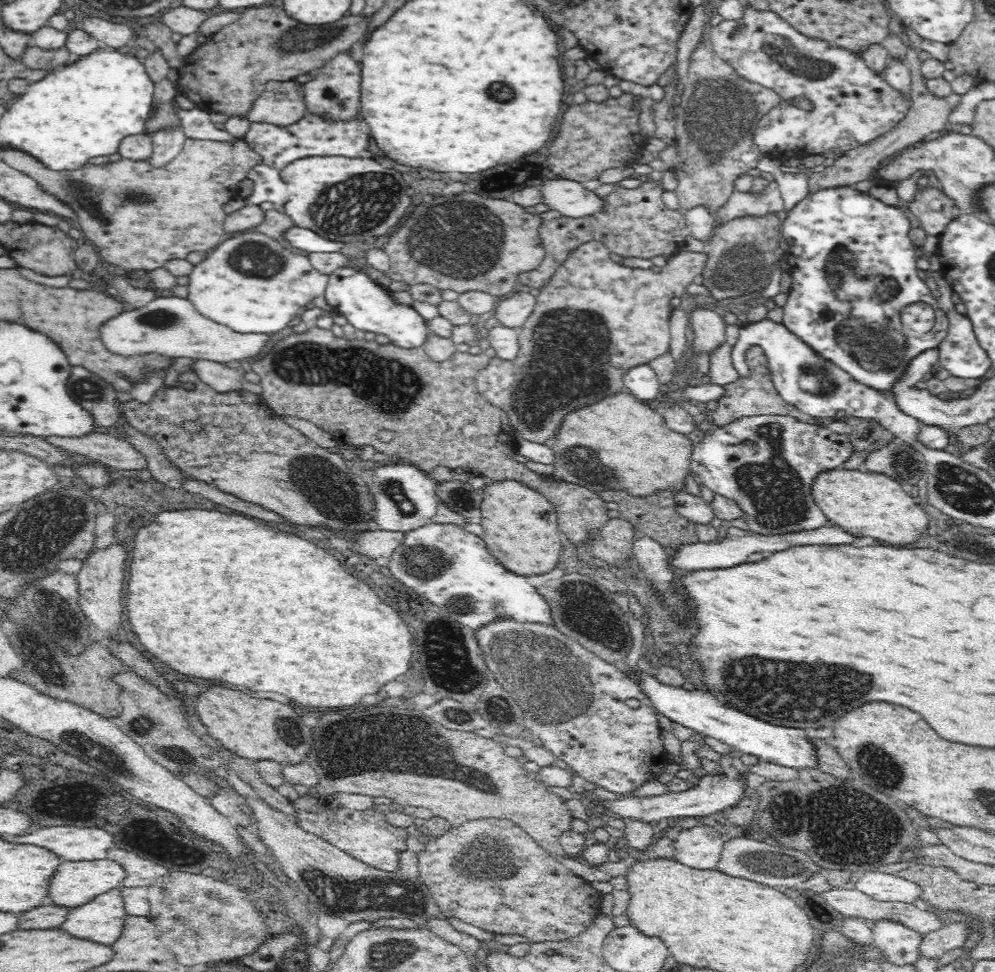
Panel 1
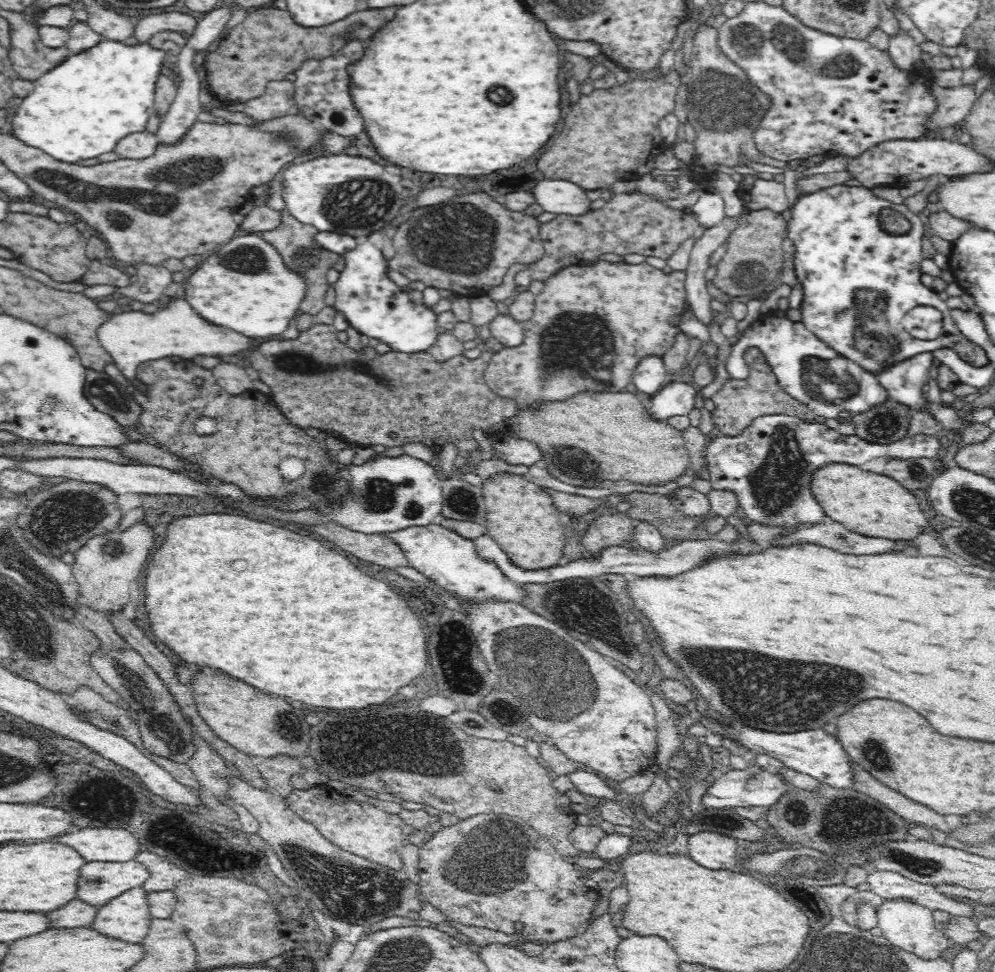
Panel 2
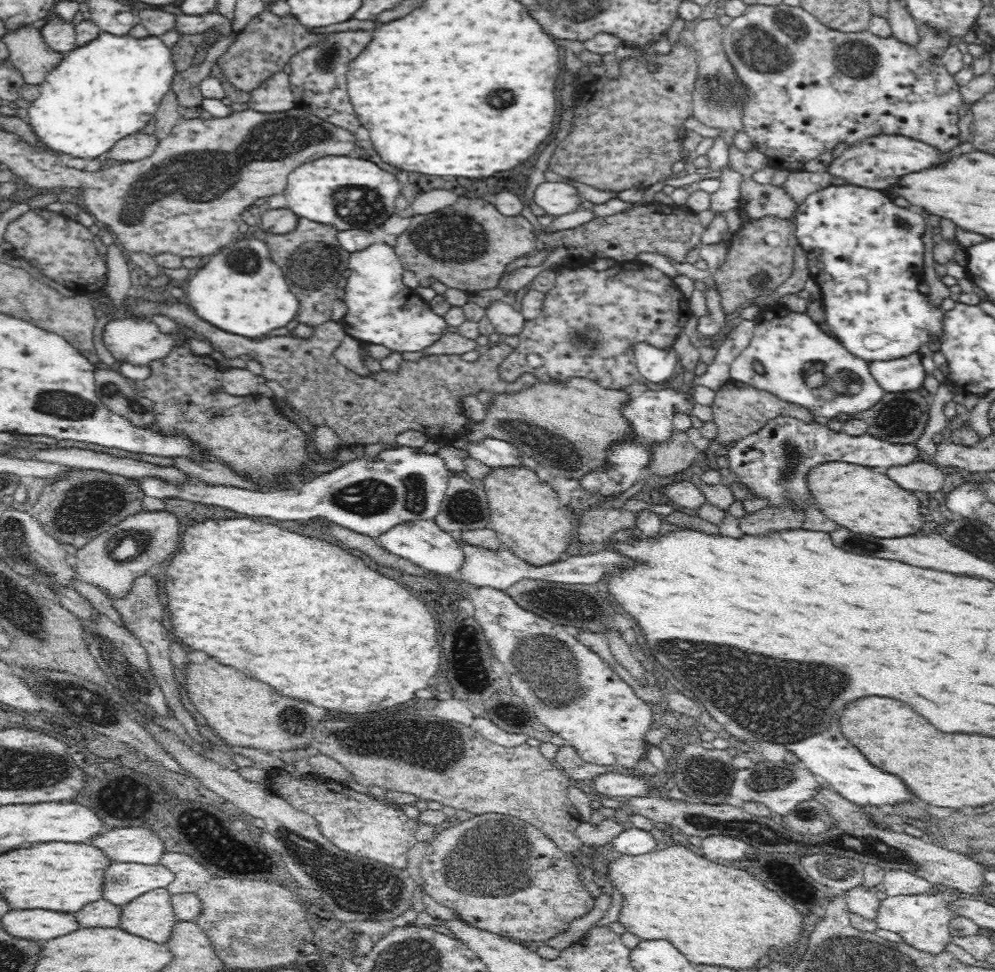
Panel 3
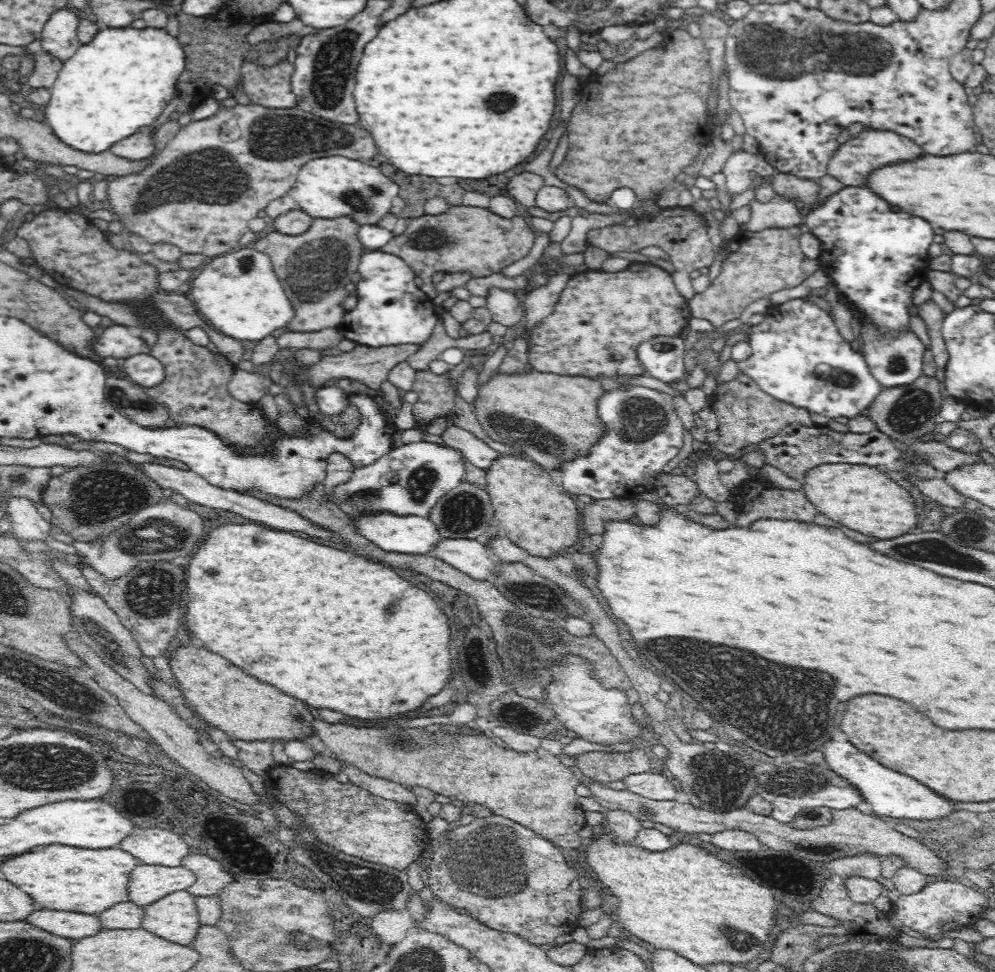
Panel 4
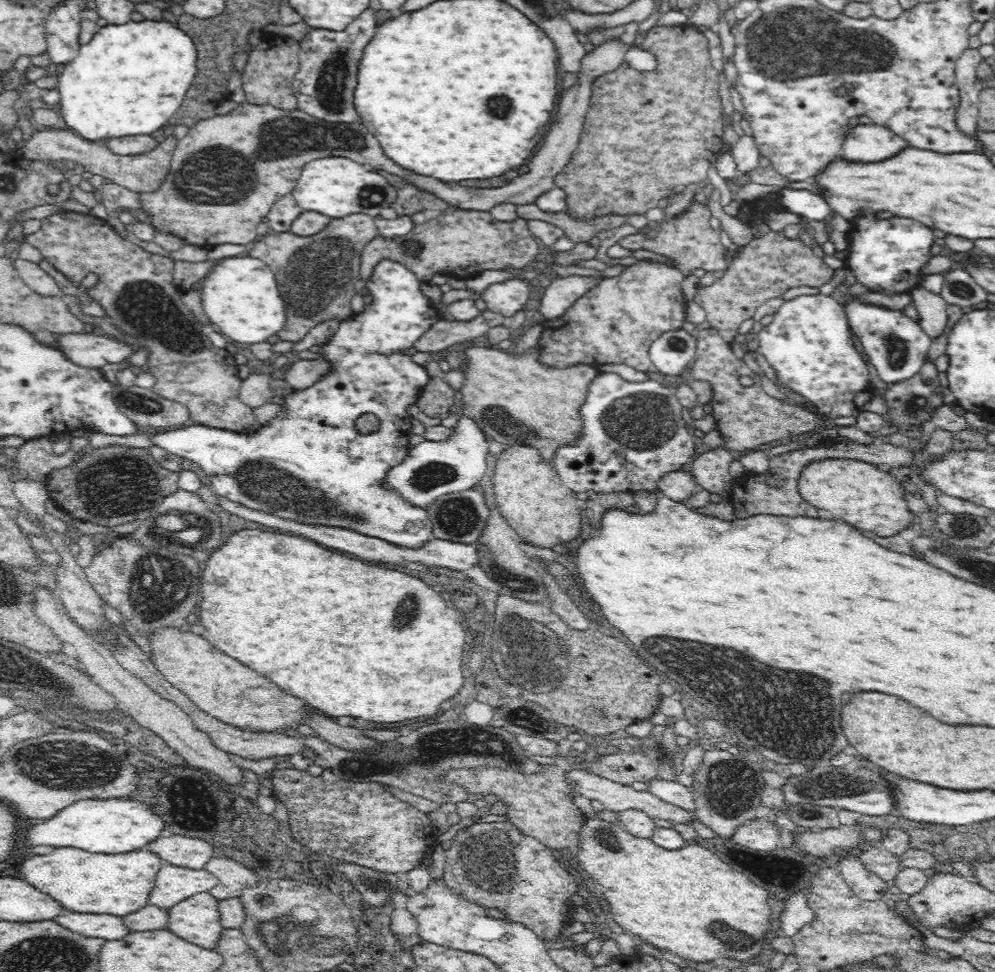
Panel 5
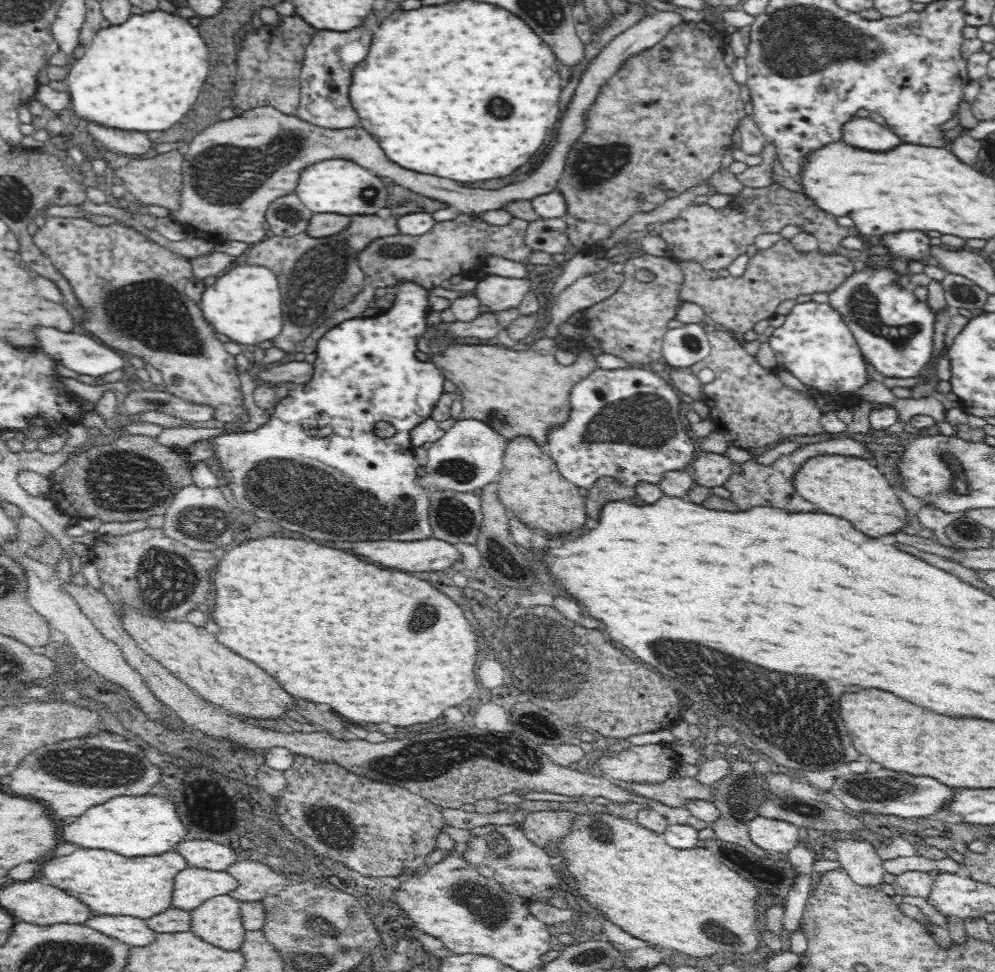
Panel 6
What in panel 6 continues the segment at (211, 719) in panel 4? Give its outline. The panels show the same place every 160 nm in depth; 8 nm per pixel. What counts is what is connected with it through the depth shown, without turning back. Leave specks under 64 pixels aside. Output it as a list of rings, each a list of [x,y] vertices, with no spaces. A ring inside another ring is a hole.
[[[128,607],[118,609],[118,611],[120,611],[123,627],[146,653],[146,656],[156,661],[158,665],[166,669],[166,672],[174,675],[211,705],[237,718],[254,721],[275,721],[278,718],[286,718],[286,712],[294,710],[298,699],[286,694],[286,690],[282,690],[280,684],[272,676],[268,676],[262,668],[227,649],[215,635],[208,633],[204,627],[197,627],[186,620],[182,622],[163,621],[140,616],[131,612]]]

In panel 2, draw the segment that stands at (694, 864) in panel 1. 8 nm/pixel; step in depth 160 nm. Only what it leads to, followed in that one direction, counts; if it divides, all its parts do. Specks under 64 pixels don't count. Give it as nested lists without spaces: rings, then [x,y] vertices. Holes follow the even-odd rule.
[[[711,831],[686,833],[688,857],[710,870],[736,869],[736,842],[732,837]]]

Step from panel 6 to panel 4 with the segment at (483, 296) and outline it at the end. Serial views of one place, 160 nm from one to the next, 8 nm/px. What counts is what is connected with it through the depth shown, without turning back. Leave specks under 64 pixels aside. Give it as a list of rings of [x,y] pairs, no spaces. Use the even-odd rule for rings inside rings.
[[[492,289],[487,296],[485,307],[490,311],[491,320],[506,328],[523,319],[524,310],[516,296],[500,289]]]

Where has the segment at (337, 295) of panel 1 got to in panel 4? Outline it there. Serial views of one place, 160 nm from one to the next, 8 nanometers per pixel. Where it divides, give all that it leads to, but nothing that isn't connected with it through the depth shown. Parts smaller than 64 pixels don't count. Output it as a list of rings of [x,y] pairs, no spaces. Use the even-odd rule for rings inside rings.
[[[378,249],[373,251],[362,250],[359,254],[357,268],[361,274],[356,282],[356,307],[346,311],[345,316],[337,327],[337,332],[350,341],[370,347],[406,345],[420,346],[429,341],[434,328],[440,323],[440,316],[436,305],[428,295],[414,283],[415,272],[401,256],[389,251]]]

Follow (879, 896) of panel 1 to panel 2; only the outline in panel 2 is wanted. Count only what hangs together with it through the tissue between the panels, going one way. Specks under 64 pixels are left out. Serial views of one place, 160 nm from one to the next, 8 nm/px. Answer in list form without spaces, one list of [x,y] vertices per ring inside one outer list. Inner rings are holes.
[[[870,872],[866,884],[874,894],[889,900],[910,901],[927,909],[940,909],[950,914],[973,918],[972,909],[967,904],[949,899],[940,894],[931,884],[909,880],[896,872]]]

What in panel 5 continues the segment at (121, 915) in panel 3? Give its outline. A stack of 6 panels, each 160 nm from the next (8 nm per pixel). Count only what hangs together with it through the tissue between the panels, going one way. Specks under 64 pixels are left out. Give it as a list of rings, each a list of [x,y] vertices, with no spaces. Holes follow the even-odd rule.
[[[210,892],[190,894],[180,902],[174,902],[163,910],[166,918],[162,928],[184,942],[201,946],[205,949],[214,948],[218,939],[218,930],[222,930],[218,923],[216,899]]]

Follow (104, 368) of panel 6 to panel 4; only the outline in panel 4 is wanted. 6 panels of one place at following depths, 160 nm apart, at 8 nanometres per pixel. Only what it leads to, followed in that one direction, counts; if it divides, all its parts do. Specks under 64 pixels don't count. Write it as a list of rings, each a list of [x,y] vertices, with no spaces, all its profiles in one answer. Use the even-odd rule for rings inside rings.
[[[120,324],[108,326],[97,336],[93,348],[100,357],[113,356],[118,360],[128,358],[132,354],[149,354],[151,348],[140,337],[140,332]]]

